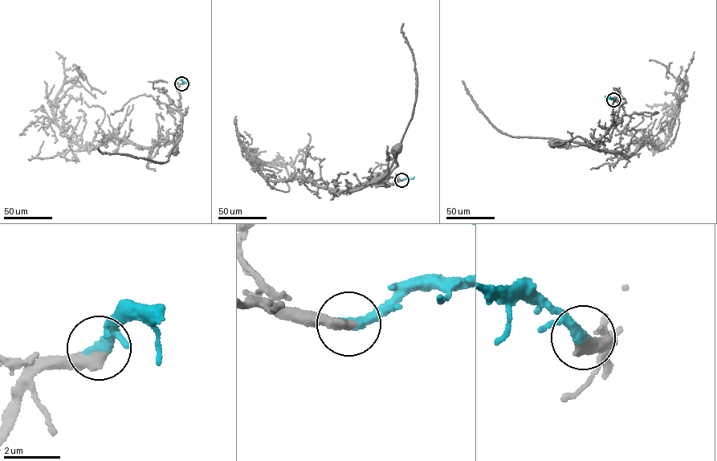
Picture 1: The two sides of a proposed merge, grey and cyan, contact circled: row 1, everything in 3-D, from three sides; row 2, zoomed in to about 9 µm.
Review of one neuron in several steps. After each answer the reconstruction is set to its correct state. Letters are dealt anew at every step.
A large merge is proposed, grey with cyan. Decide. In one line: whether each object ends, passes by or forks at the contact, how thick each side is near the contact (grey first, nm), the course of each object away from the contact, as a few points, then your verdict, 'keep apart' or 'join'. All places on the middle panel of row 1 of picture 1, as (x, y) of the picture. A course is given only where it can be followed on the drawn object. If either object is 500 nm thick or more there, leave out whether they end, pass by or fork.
grey ends | cyan ends | 480/380 nm | grey via (401, 180), (397, 178), (385, 186), (382, 182), (377, 181), (388, 172), (397, 148) | cyan via (401, 180), (413, 177) | join

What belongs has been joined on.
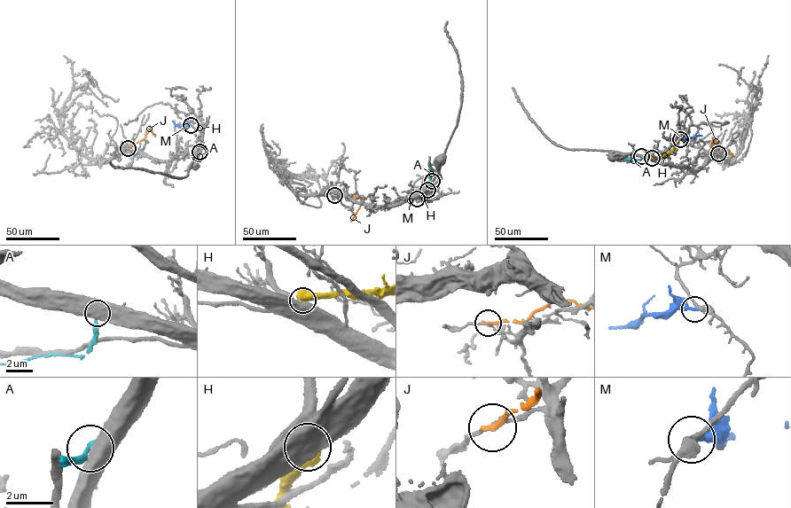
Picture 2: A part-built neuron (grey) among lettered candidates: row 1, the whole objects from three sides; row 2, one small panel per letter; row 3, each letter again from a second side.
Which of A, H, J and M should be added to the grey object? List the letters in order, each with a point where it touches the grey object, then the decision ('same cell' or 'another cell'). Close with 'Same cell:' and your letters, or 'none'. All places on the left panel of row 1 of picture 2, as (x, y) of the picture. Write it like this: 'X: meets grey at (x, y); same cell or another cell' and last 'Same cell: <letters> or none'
A: meets grey at (199, 153); another cell
H: meets grey at (199, 152); another cell
J: meets grey at (128, 148); another cell
M: meets grey at (191, 125); another cell
Same cell: none

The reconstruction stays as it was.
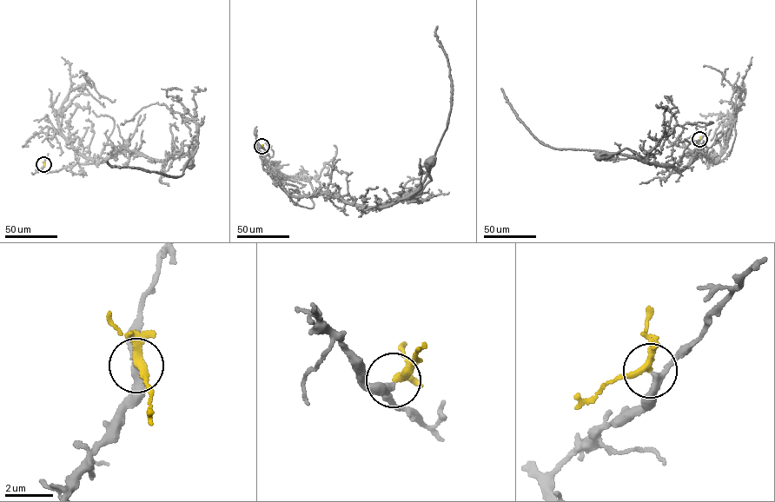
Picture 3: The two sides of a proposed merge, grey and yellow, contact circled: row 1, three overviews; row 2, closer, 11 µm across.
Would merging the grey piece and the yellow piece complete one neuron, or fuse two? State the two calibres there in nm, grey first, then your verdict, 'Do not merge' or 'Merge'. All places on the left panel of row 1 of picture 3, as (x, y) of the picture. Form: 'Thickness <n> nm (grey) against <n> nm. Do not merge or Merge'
Thickness 280 nm (grey) against 260 nm. Merge

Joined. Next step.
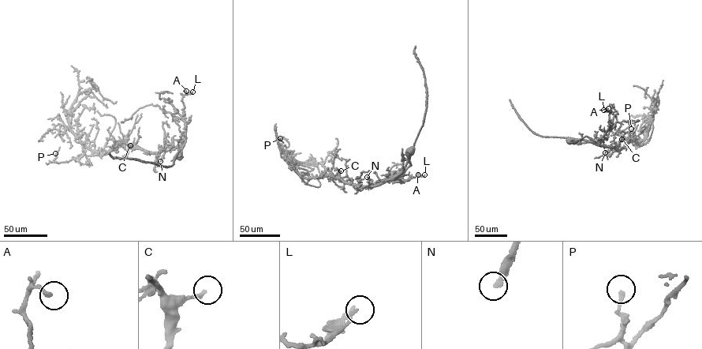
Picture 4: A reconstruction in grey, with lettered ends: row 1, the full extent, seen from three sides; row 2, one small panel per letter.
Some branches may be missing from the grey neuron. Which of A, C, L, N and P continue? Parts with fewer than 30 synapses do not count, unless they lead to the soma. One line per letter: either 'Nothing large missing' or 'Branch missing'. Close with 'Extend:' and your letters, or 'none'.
A: Nothing large missing
C: Branch missing
L: Nothing large missing
N: Branch missing
P: Nothing large missing
Extend: C, N

